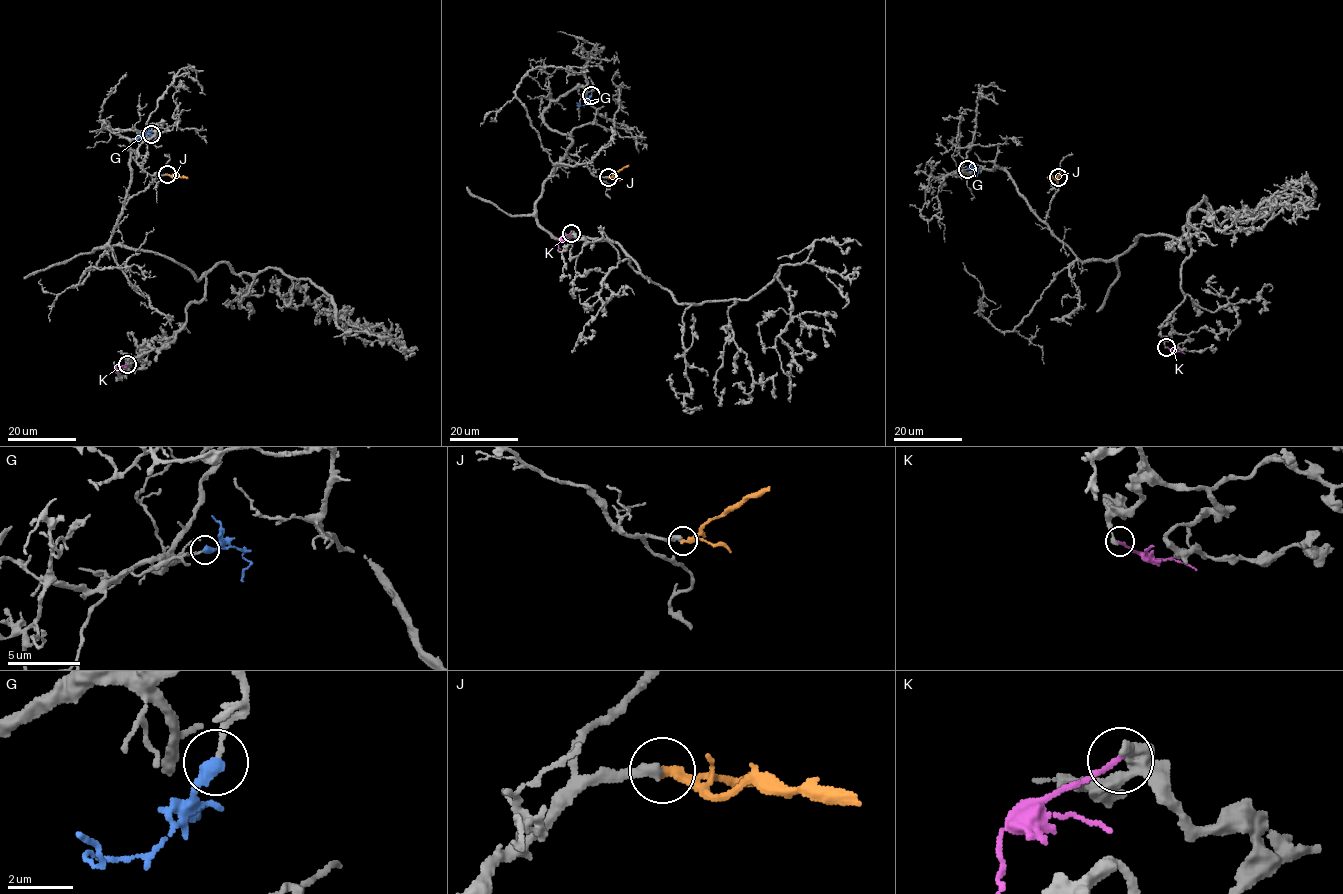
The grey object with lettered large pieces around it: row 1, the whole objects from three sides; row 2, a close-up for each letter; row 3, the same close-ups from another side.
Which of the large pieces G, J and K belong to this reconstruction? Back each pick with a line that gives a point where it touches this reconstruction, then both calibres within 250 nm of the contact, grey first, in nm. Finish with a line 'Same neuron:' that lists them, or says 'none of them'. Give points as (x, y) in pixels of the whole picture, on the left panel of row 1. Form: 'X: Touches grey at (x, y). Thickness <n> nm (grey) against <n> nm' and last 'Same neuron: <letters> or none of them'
G: Touches grey at (151, 134). Thickness 150 nm (grey) against 420 nm
Same neuron: G

